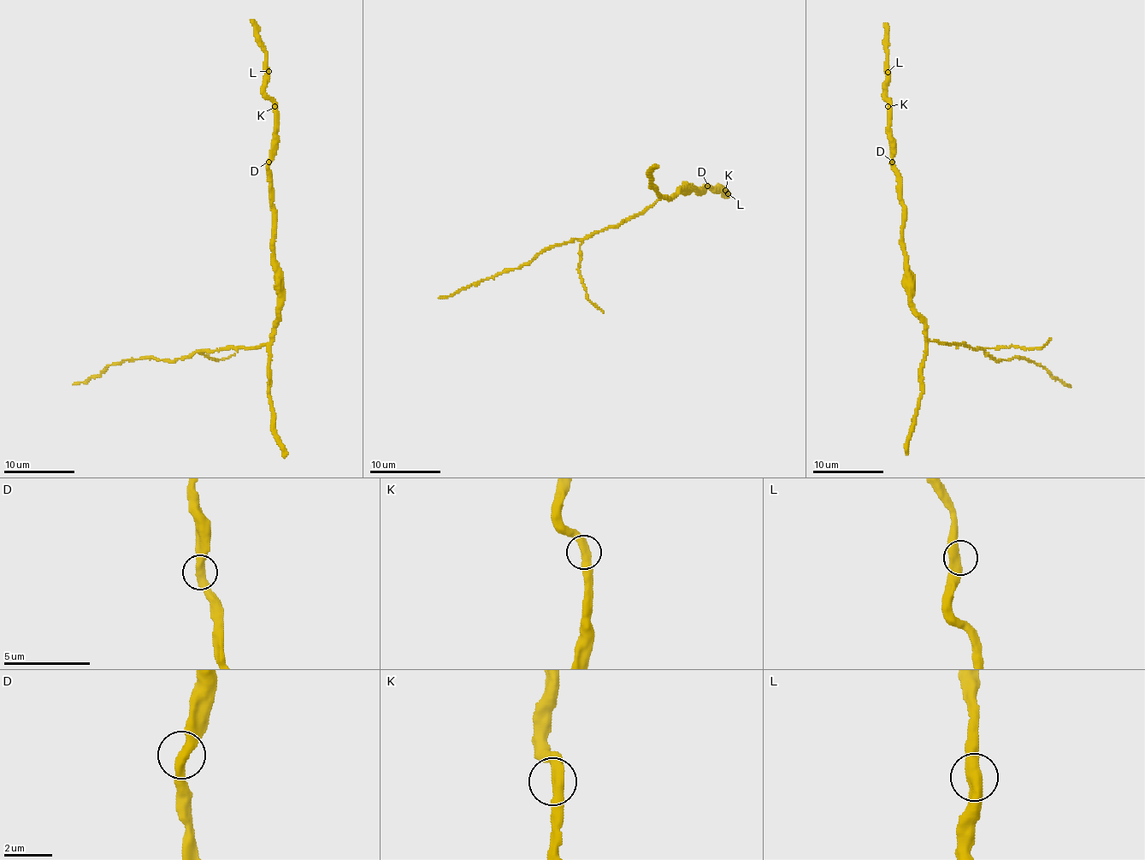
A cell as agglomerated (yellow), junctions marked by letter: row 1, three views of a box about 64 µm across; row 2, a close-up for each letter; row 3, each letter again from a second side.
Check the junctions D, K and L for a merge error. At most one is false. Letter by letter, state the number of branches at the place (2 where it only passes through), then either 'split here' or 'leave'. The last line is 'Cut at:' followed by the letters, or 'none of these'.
D: branches 2; split here
K: branches 2; leave
L: branches 2; leave
Cut at: D

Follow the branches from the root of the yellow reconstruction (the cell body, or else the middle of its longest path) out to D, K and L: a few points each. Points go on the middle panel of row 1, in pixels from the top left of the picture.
D: (680, 192), (681, 188), (687, 192), (690, 187), (705, 193), (706, 186)
K: (680, 192), (681, 188), (687, 192), (690, 187), (705, 193), (708, 186), (725, 190)
L: (680, 192), (681, 188), (687, 192), (690, 187), (705, 193), (708, 186), (727, 192), (721, 186), (728, 193)

